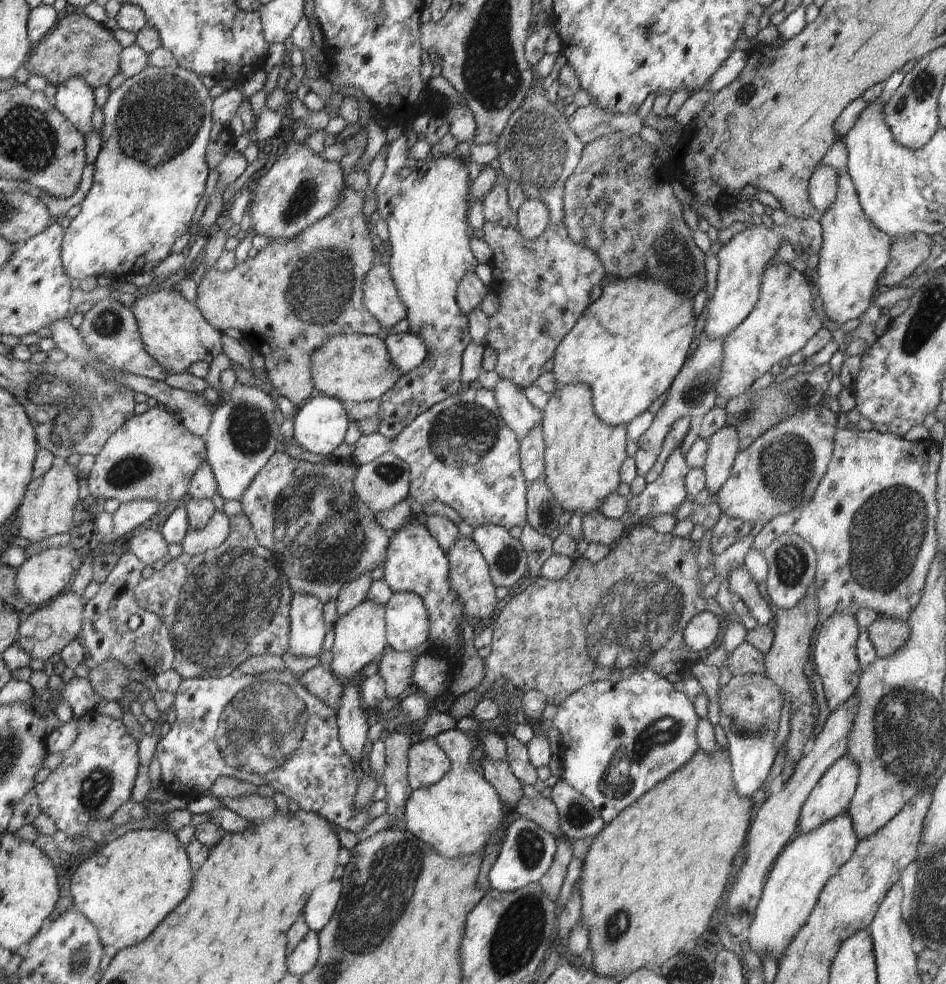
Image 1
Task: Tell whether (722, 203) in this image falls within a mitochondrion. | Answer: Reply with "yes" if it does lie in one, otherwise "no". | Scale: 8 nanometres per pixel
no

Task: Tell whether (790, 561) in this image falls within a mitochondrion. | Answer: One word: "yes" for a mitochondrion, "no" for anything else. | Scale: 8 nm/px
yes

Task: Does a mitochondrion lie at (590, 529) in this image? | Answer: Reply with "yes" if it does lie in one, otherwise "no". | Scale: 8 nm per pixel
no

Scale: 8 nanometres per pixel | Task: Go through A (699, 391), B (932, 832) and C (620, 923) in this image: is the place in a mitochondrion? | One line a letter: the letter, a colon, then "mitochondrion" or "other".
A: mitochondrion
B: other
C: mitochondrion

